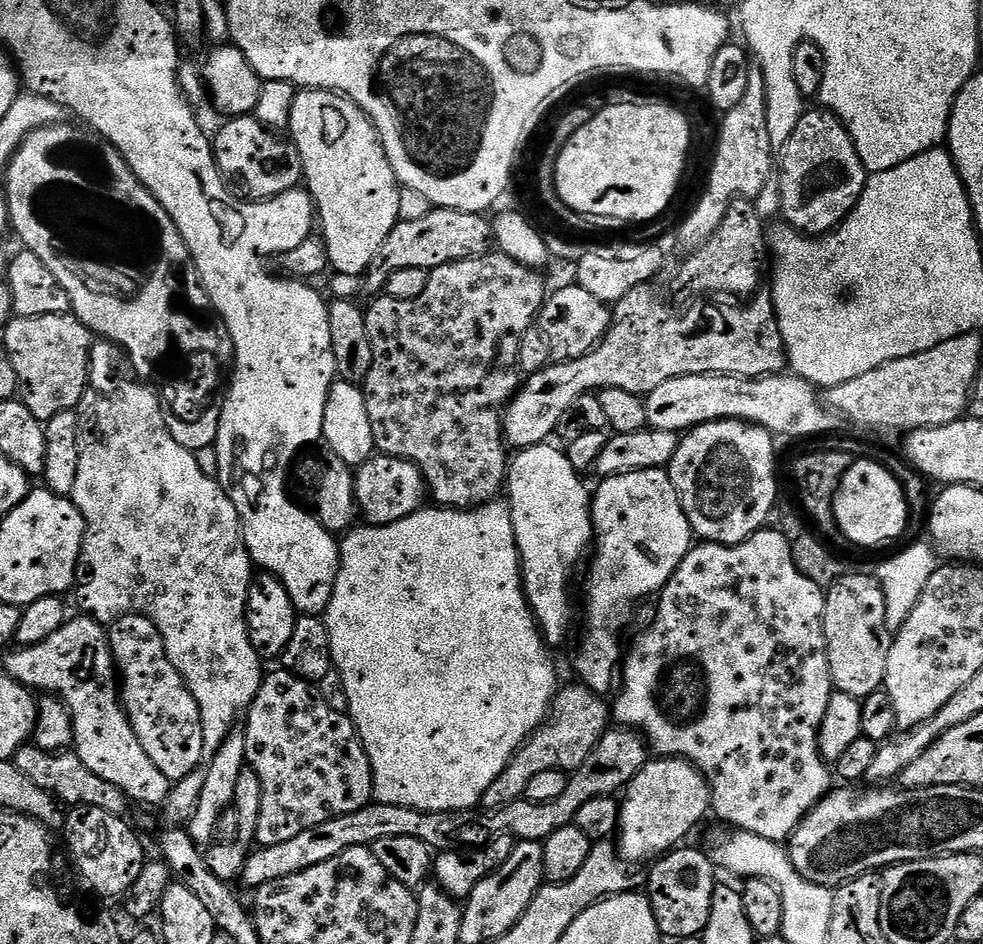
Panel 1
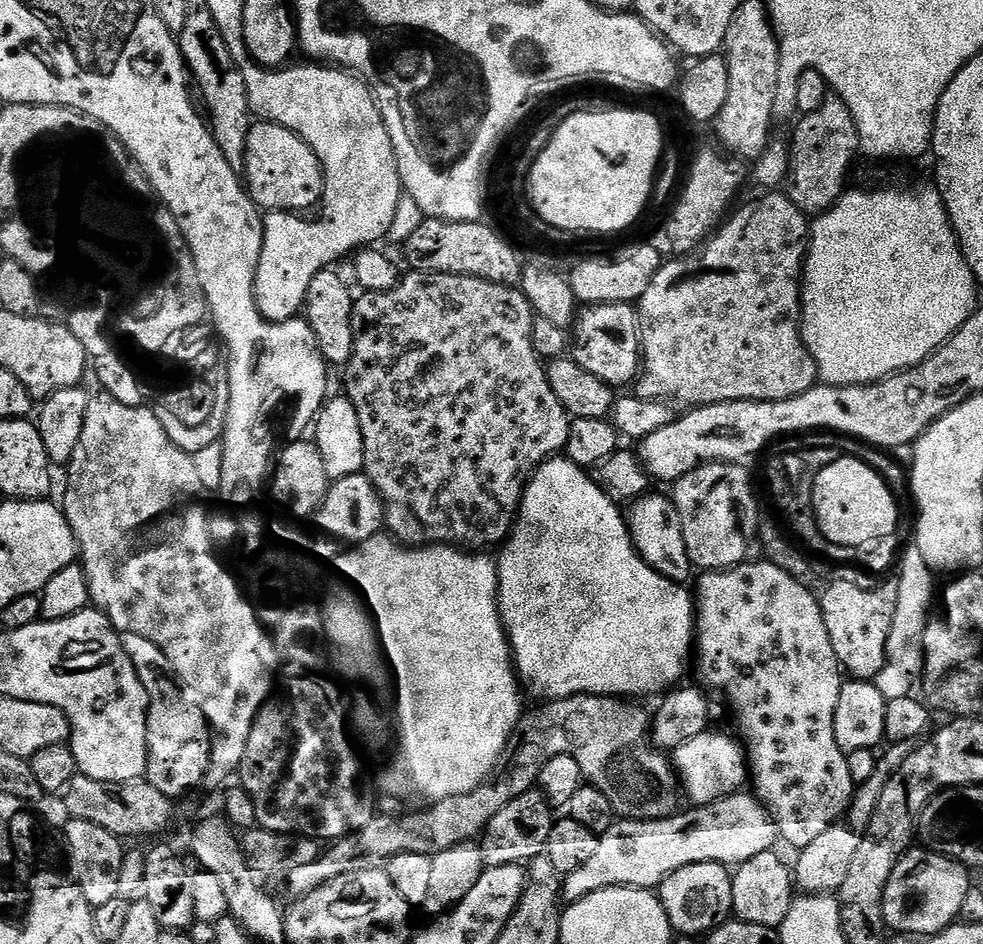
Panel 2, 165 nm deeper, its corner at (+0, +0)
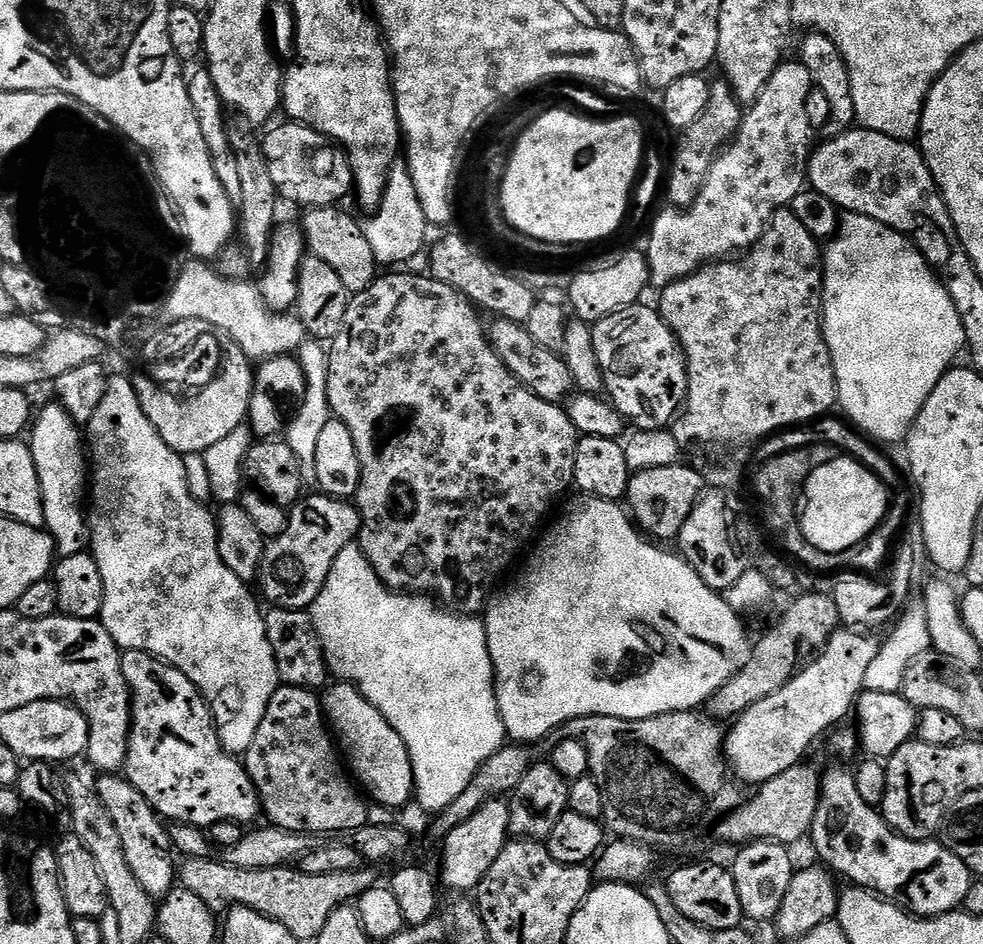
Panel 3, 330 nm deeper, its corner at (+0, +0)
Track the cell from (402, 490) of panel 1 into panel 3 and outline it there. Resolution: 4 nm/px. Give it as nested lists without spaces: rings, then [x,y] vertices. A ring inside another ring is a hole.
[[[305,495],[297,500],[288,512],[288,521],[282,532],[264,545],[258,585],[259,595],[265,601],[268,599],[269,605],[311,609],[324,588],[330,566],[334,566],[334,558],[359,537],[360,512],[355,503],[340,500],[337,496],[315,495]]]

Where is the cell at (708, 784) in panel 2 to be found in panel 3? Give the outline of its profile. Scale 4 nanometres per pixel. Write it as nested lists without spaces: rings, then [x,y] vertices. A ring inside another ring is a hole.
[[[841,626],[837,628],[836,632],[832,637],[824,643],[822,651],[819,653],[820,656],[817,660],[812,660],[803,665],[797,671],[796,675],[789,680],[786,686],[782,686],[782,690],[774,690],[774,694],[770,694],[770,698],[762,698],[762,702],[754,702],[754,706],[750,706],[744,713],[740,716],[737,716],[734,720],[734,723],[731,725],[732,729],[729,727],[727,729],[725,738],[724,738],[724,758],[728,762],[728,767],[735,779],[737,781],[743,782],[745,785],[752,784],[751,786],[759,786],[765,784],[767,780],[773,780],[774,778],[778,778],[778,774],[782,774],[786,770],[790,770],[791,768],[796,767],[797,764],[801,763],[805,759],[804,756],[808,751],[812,748],[812,743],[815,742],[816,739],[819,738],[820,735],[823,734],[824,731],[827,730],[831,724],[839,725],[841,722],[839,720],[849,719],[850,713],[855,709],[857,700],[860,699],[861,692],[865,691],[867,682],[868,682],[868,671],[872,668],[872,663],[874,662],[874,658],[878,658],[878,654],[880,653],[880,645],[881,641],[879,639],[875,640],[875,635],[865,634],[860,630],[853,630],[847,626]]]

